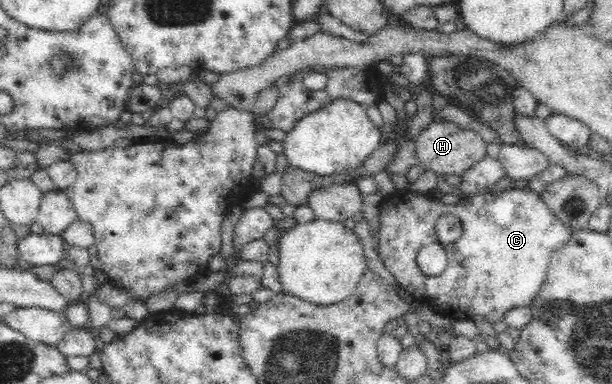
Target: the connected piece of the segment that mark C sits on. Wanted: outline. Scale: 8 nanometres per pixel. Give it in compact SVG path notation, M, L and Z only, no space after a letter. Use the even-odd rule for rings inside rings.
M510 188L496 194L486 189L461 197L455 205L434 201L429 194L414 194L407 189L395 190L384 197L379 209L380 245L377 253L399 287L406 290L414 300L428 303L437 312L453 320L470 320L473 315L481 315L484 324L494 329L503 323L503 315L509 309L531 306L531 301L541 291L553 255L569 241L573 233L561 220L555 218L555 213L547 208L539 194L526 188ZM445 215L459 217L462 235L454 243L442 244L447 255L447 269L435 277L424 276L416 261L417 253L421 247L439 243L435 236L435 225L439 217Z

